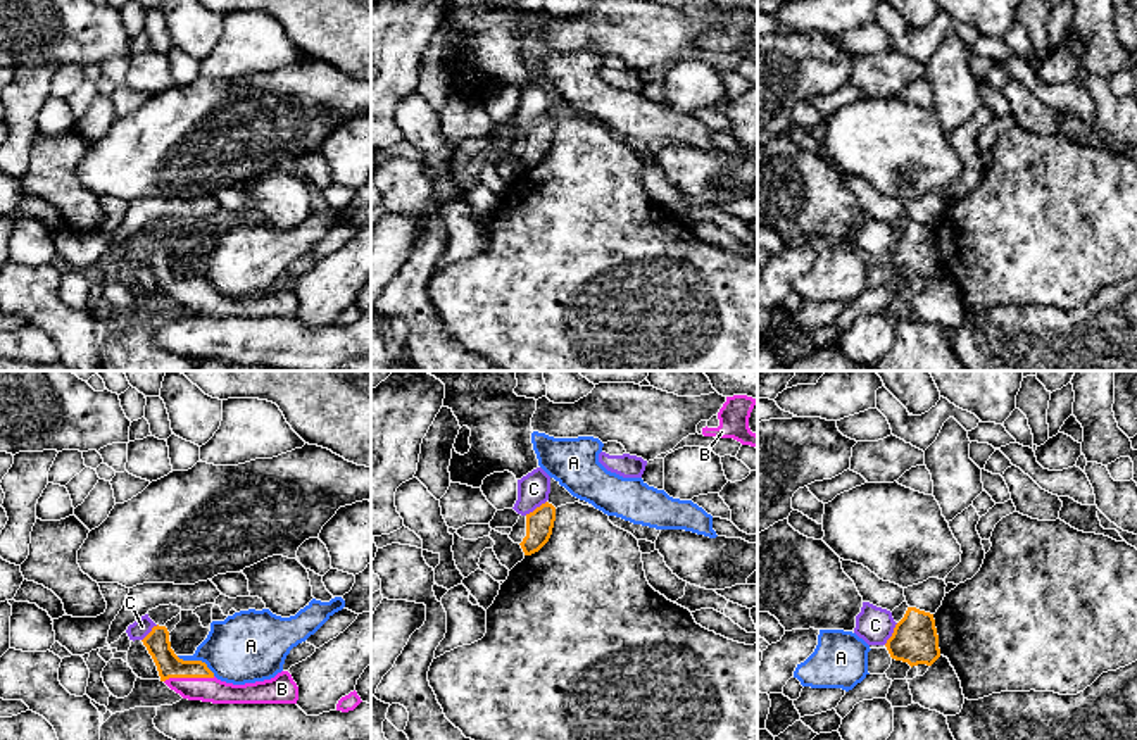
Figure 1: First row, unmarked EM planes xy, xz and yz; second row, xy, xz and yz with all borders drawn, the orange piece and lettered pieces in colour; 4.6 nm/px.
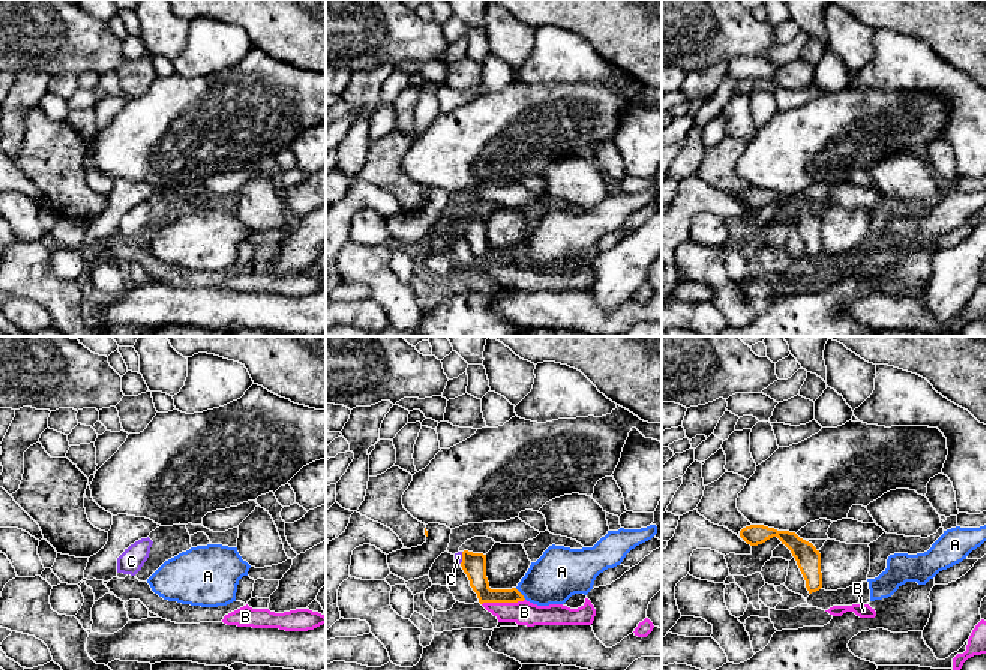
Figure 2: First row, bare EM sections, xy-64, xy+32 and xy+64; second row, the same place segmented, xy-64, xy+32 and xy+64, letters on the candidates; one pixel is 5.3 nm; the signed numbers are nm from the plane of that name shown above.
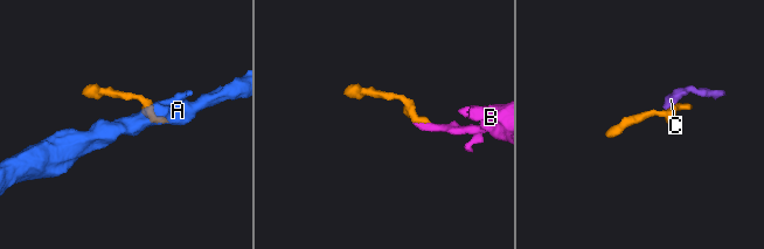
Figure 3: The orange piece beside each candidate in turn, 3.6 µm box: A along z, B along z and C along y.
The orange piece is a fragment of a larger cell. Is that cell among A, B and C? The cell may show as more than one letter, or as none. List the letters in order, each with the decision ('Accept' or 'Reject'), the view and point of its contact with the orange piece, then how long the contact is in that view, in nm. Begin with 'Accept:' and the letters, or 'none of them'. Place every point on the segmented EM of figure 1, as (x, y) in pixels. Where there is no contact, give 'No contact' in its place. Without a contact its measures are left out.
Accept: B
A: Reject. Touches orange at xy (197, 661). Shared border 200 nm
B: Accept. Touches orange at xy (188, 677). Shared border 240 nm
C: Reject. Touches orange at yz (892, 633). Shared border 120 nm

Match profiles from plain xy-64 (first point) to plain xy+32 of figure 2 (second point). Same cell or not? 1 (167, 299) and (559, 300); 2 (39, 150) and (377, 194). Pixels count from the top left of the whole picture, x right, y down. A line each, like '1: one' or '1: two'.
1: one
2: two

